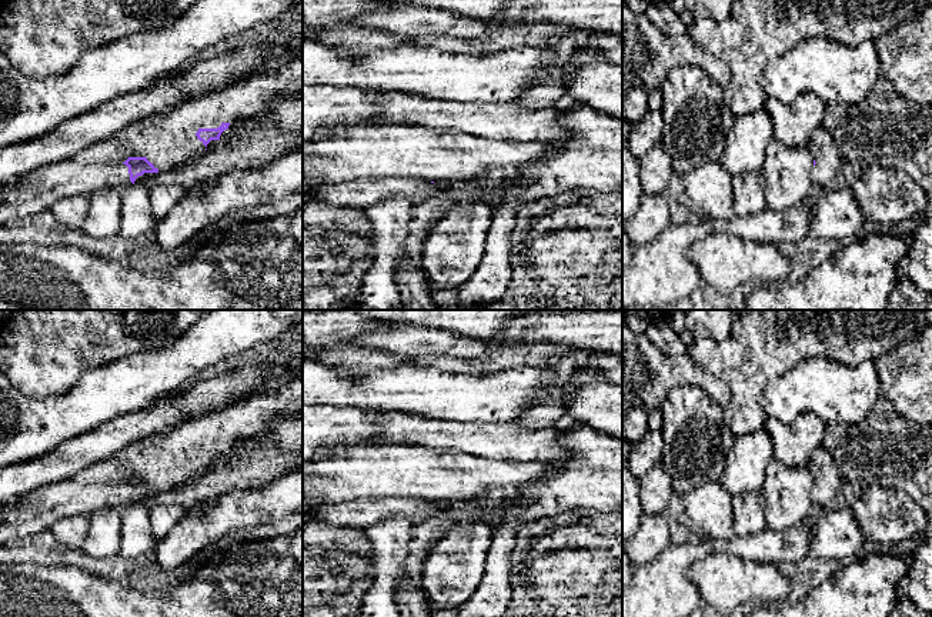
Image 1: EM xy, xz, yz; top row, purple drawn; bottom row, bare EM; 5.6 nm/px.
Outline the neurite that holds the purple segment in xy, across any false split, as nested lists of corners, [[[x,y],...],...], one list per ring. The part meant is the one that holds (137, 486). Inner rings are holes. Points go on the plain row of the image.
[[[303,373],[280,378],[265,391],[255,393],[220,411],[194,417],[168,433],[133,444],[69,480],[43,486],[17,498],[17,506],[0,514],[0,547],[50,528],[64,517],[88,517],[94,511],[120,508],[196,480],[237,441],[264,431],[274,414],[295,414],[298,411],[303,411]]]

